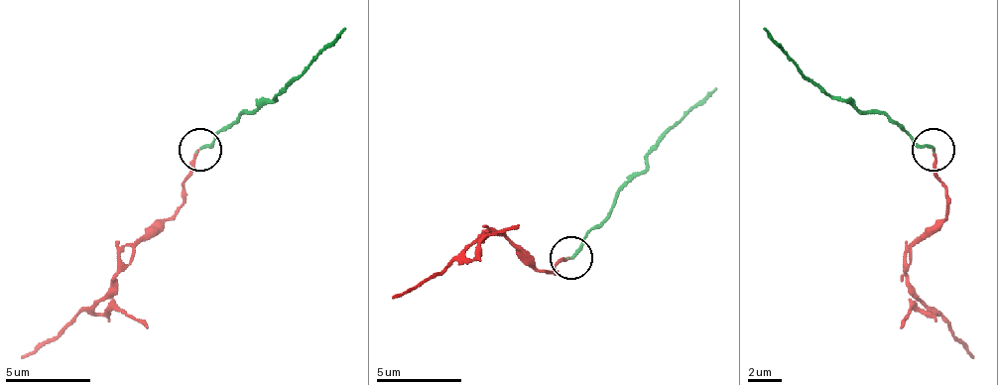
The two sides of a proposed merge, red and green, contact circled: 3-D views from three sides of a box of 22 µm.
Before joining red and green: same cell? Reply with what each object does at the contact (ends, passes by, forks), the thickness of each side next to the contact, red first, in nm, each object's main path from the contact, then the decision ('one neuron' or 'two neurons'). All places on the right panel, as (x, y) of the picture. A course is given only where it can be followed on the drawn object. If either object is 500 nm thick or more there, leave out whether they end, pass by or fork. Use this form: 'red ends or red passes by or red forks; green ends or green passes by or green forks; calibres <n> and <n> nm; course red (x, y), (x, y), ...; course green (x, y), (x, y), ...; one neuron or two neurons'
red ends; green ends; calibres 140 and 170 nm; course red (935, 148), (947, 216), (909, 250), (909, 289), (947, 322), (973, 357); course green (935, 148), (884, 114), (858, 114), (841, 97), (828, 97), (764, 29); two neurons

